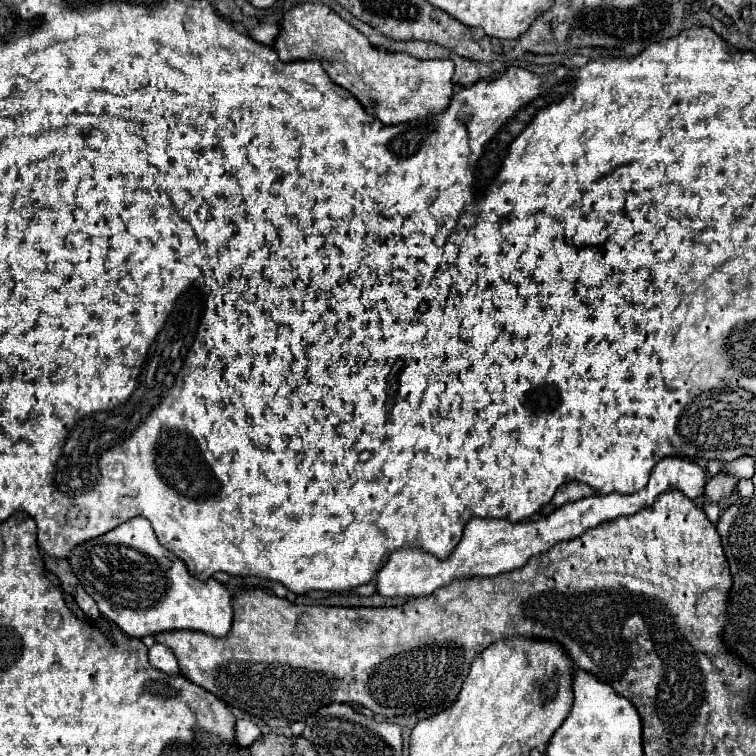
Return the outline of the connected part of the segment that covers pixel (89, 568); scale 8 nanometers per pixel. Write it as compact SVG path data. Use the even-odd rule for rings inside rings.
M133 518L113 528L113 532L107 532L105 536L99 536L89 544L81 544L81 548L75 548L67 560L73 564L73 572L77 574L85 592L97 602L99 612L107 620L113 620L127 636L145 638L171 630L195 630L211 634L215 638L225 638L231 630L233 624L231 592L217 580L201 582L195 576L191 576L185 562L173 556L173 552L165 550L157 542L155 532L145 518Z

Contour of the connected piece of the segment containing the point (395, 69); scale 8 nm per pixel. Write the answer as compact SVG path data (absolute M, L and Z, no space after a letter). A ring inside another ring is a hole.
M299 4L291 8L283 16L281 32L273 48L283 62L317 60L337 86L349 90L371 116L385 124L401 124L433 116L449 106L453 94L453 62L425 62L413 56L377 50L361 32L341 20L325 4Z

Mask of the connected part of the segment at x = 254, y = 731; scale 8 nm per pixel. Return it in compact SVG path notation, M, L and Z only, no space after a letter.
M237 720L237 742L241 746L251 746L257 738L261 738L259 726L255 726L251 720Z

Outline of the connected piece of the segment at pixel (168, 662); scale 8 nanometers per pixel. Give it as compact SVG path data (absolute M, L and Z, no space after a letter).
M155 642L155 644L149 648L149 662L151 662L155 668L163 670L163 672L169 672L169 674L177 674L177 672L179 672L179 666L177 666L177 660L175 660L173 652L171 652L167 646L159 644L159 642Z

